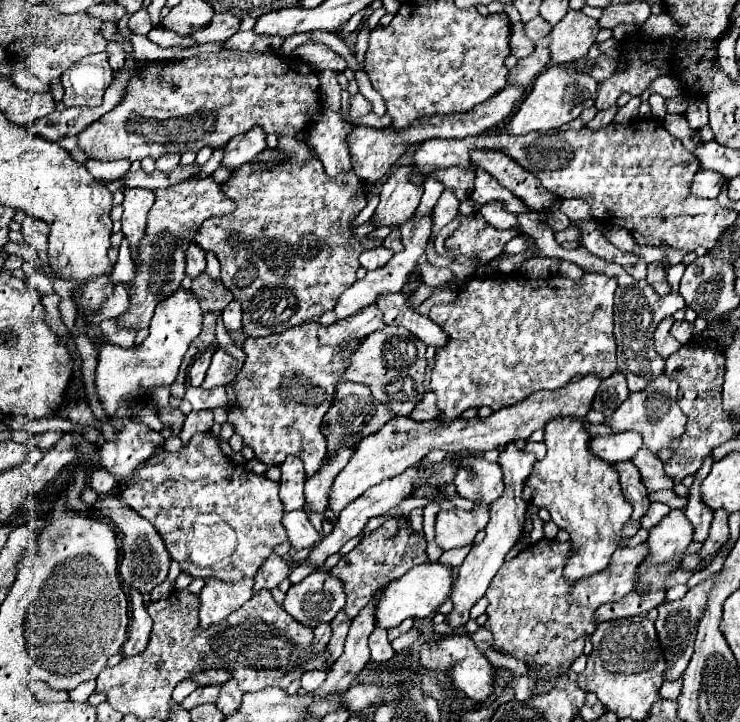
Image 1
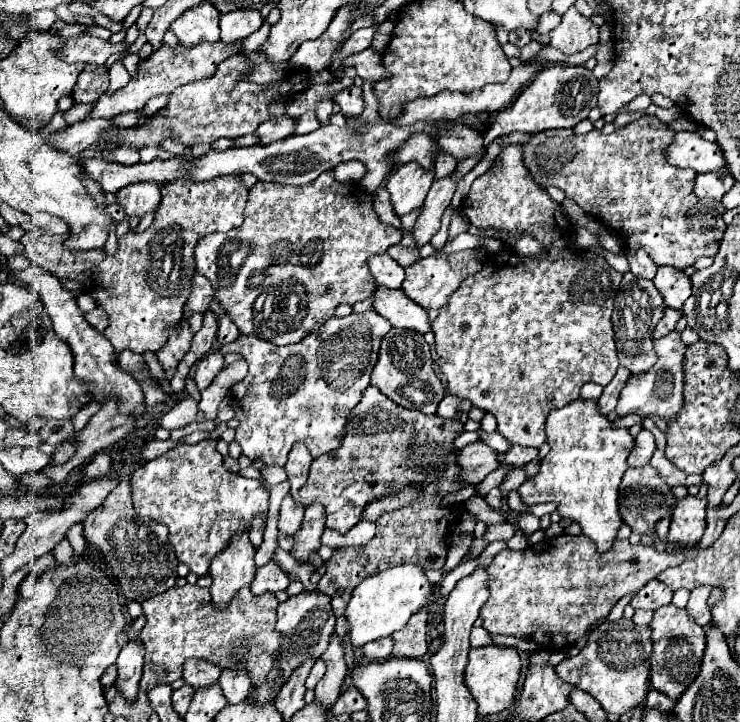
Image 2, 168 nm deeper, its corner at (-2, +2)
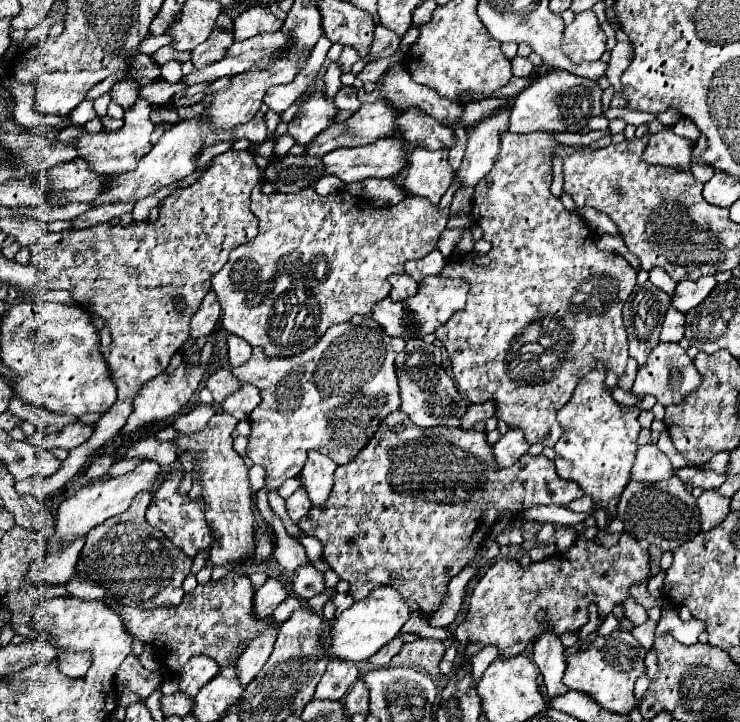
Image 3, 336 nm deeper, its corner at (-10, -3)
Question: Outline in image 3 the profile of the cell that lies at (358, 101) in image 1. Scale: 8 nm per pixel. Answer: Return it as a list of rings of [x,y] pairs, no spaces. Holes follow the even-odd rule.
[[[341,88],[341,90],[337,92],[335,106],[337,106],[339,110],[351,110],[351,112],[359,110],[361,102],[359,102],[359,98],[357,98],[357,90],[355,90],[355,88]]]

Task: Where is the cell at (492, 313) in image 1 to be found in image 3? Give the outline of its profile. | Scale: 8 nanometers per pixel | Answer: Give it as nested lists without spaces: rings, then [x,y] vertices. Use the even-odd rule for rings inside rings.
[[[503,132],[501,134],[501,150],[499,150],[499,158],[493,166],[493,170],[479,180],[479,186],[475,186],[475,202],[473,202],[473,216],[477,218],[477,224],[481,224],[483,230],[483,238],[489,240],[493,246],[489,250],[489,254],[479,255],[471,252],[465,259],[456,261],[447,261],[445,270],[441,272],[441,276],[461,276],[465,280],[469,280],[471,290],[469,290],[469,298],[467,298],[467,306],[461,312],[455,312],[443,326],[439,326],[435,330],[435,336],[441,340],[441,344],[445,346],[445,350],[449,352],[451,358],[451,366],[453,366],[453,376],[457,382],[457,388],[461,392],[465,392],[465,396],[469,398],[471,404],[483,404],[487,400],[495,402],[495,416],[497,420],[503,420],[509,424],[509,428],[513,430],[521,430],[525,434],[525,440],[529,444],[543,444],[543,446],[555,446],[561,434],[561,426],[555,420],[557,410],[571,398],[573,388],[577,386],[579,378],[583,378],[587,372],[591,372],[597,364],[603,364],[607,370],[607,378],[605,378],[605,388],[613,390],[619,384],[619,378],[625,372],[627,366],[627,332],[623,328],[621,322],[621,308],[623,302],[627,300],[627,296],[631,294],[631,290],[635,288],[635,268],[619,254],[615,252],[601,252],[595,248],[593,242],[593,234],[587,228],[587,224],[583,222],[581,216],[571,214],[563,208],[561,200],[555,198],[549,190],[551,182],[553,182],[553,170],[551,170],[551,158],[553,158],[553,150],[559,144],[553,140],[553,134],[547,132],[531,132],[531,134],[511,134],[511,132]]]

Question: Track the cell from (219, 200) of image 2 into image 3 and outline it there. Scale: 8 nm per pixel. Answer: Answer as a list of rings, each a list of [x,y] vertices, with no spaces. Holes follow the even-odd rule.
[[[229,150],[213,158],[213,164],[203,172],[203,176],[187,186],[175,190],[167,196],[161,204],[159,220],[157,222],[133,222],[129,226],[113,226],[113,224],[99,224],[85,230],[63,230],[63,232],[47,232],[39,242],[31,244],[31,264],[43,270],[43,290],[67,290],[71,292],[73,300],[81,304],[87,312],[93,312],[105,320],[105,326],[111,330],[113,344],[109,346],[109,356],[106,358],[111,380],[117,386],[117,402],[101,414],[99,422],[93,428],[93,434],[87,442],[73,448],[61,468],[45,478],[45,480],[21,480],[15,488],[21,494],[31,494],[37,500],[45,500],[57,494],[71,478],[85,470],[91,462],[95,452],[117,436],[127,422],[127,414],[131,414],[131,398],[141,390],[145,382],[165,372],[173,354],[187,342],[189,338],[189,324],[193,314],[197,312],[203,296],[211,290],[211,274],[219,272],[231,250],[239,244],[251,240],[257,234],[257,218],[251,212],[251,190],[261,180],[259,166],[255,164],[255,156],[245,152]]]

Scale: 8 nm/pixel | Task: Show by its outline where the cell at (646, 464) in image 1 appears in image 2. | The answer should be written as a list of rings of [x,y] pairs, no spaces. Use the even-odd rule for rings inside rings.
[[[655,451],[655,455],[653,455],[653,459],[649,461],[657,471],[659,471],[659,475],[663,477],[663,481],[667,481],[671,487],[675,487],[675,485],[701,485],[703,483],[703,477],[701,475],[689,475],[689,473],[683,473],[681,469],[677,469],[667,457],[665,457],[665,453],[663,451]]]

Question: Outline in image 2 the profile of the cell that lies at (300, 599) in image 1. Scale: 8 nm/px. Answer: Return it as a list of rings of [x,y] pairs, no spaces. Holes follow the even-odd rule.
[[[321,591],[301,593],[301,595],[295,595],[295,597],[289,597],[277,609],[277,625],[275,625],[275,629],[283,637],[279,657],[275,653],[277,669],[267,675],[267,683],[265,685],[261,685],[261,687],[251,685],[251,691],[247,695],[249,701],[255,701],[259,705],[265,705],[267,701],[275,701],[275,697],[281,691],[283,683],[289,681],[291,673],[297,667],[301,667],[307,659],[319,659],[325,653],[325,649],[327,649],[327,645],[331,641],[331,635],[335,633],[335,615],[333,615],[333,609],[331,609],[331,597],[327,597]],[[275,677],[283,677],[283,683],[275,681]]]

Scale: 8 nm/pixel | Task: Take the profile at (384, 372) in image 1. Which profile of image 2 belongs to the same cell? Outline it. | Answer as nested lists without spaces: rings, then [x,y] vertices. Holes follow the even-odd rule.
[[[391,329],[381,343],[379,361],[371,375],[371,385],[375,385],[383,395],[391,397],[397,405],[405,409],[415,409],[425,415],[435,415],[439,401],[445,397],[445,387],[433,371],[431,349],[421,333],[409,329]]]

